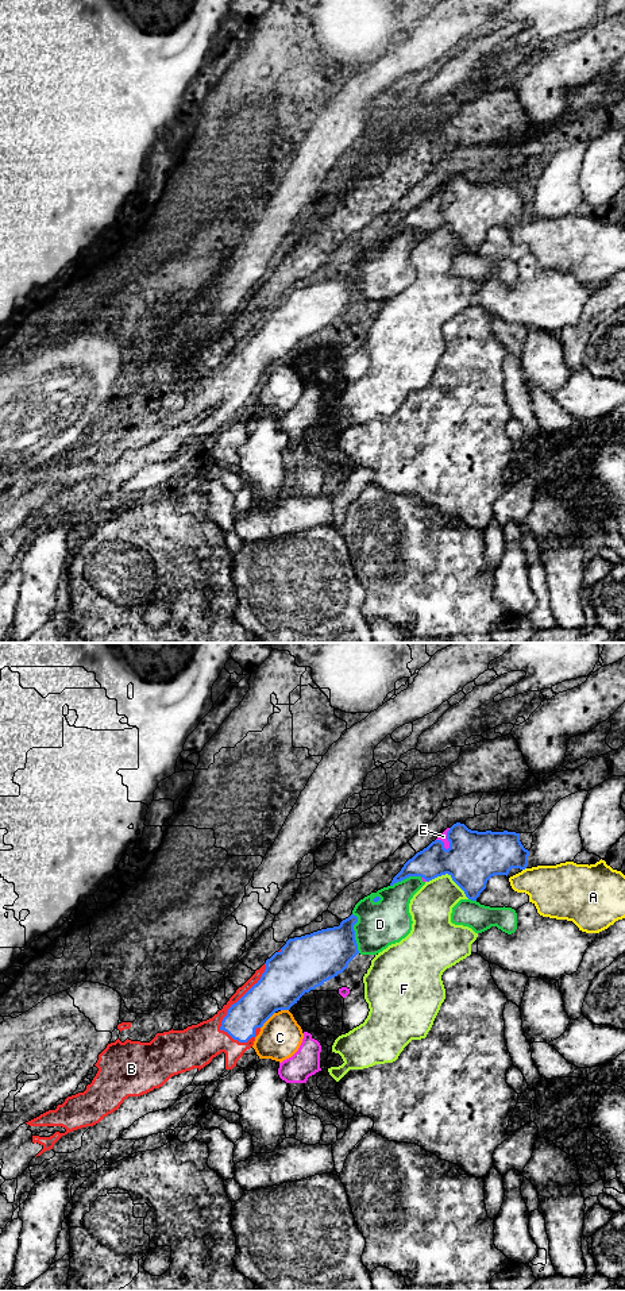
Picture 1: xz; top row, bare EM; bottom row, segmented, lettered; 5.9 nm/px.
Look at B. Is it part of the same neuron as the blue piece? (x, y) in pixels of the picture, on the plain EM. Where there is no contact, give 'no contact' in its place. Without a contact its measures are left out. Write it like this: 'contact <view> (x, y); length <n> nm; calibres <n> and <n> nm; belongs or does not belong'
contact xz (232, 357); length 500 nm; calibres 220 and 190 nm; belongs

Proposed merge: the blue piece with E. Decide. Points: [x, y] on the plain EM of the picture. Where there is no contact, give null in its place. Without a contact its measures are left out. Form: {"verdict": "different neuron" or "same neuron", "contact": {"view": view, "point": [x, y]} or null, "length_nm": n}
{"verdict": "different neuron", "contact": {"view": "xz", "point": [447, 191]}, "length_nm": 140}

